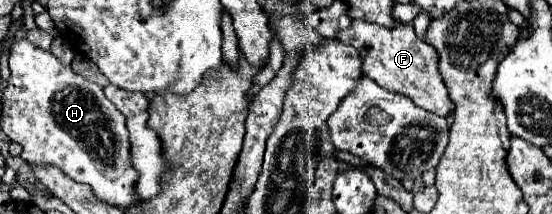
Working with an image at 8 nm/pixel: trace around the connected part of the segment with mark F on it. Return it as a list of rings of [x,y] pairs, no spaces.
[[[354,19],[352,25],[340,33],[336,33],[336,37],[342,43],[352,45],[360,53],[362,73],[366,77],[374,79],[376,83],[380,83],[380,87],[384,87],[388,91],[404,93],[418,107],[444,115],[444,117],[448,117],[454,111],[454,103],[450,101],[446,85],[438,71],[436,49],[432,45],[428,45],[426,41],[418,39],[414,33],[414,27],[410,23],[396,21],[394,27],[382,27],[378,23]]]

